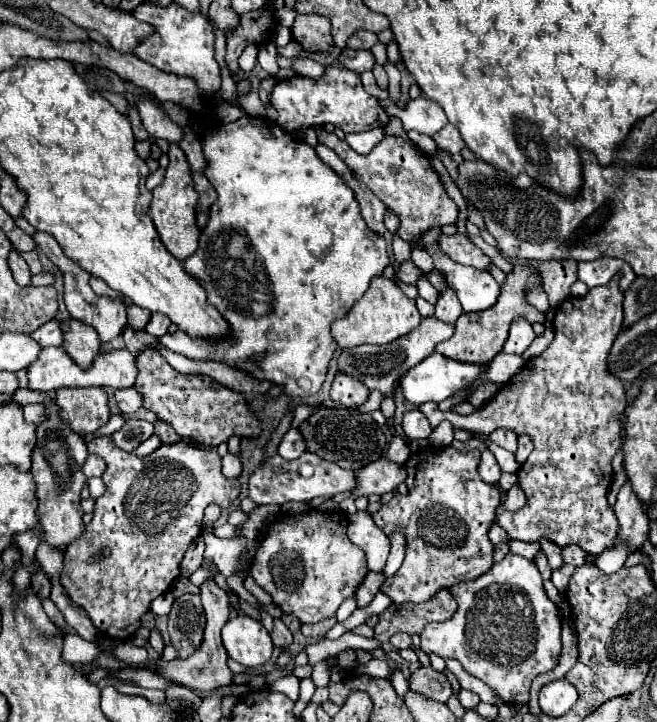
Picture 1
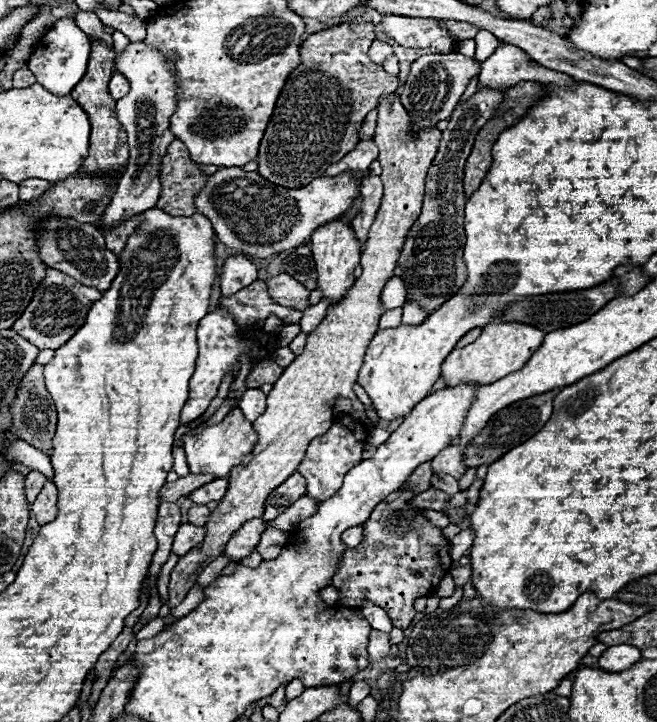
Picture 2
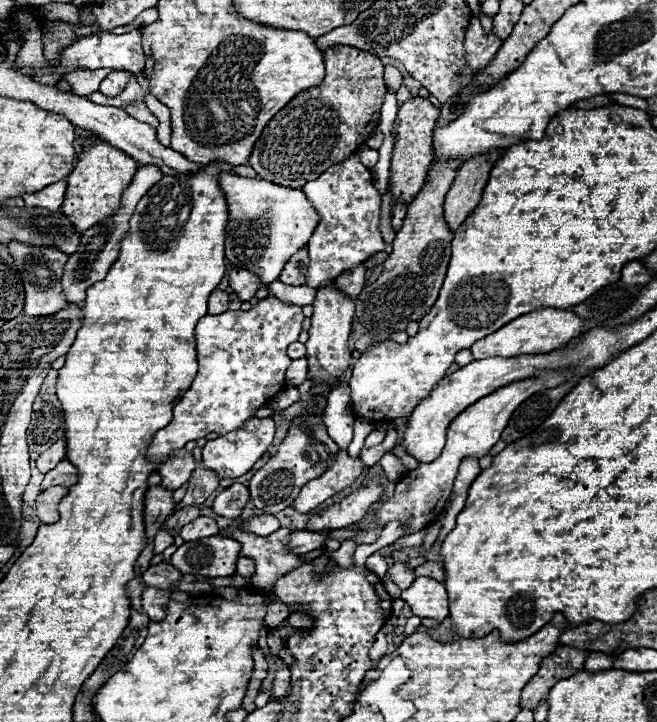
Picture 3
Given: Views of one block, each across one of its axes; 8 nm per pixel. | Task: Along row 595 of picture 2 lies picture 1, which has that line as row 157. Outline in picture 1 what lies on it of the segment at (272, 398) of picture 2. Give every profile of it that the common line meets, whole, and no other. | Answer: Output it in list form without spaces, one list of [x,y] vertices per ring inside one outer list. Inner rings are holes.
[[[172,142],[168,156],[170,156],[170,164],[166,168],[164,182],[152,190],[152,206],[150,206],[148,214],[160,234],[160,240],[172,252],[172,256],[176,256],[178,260],[186,260],[188,256],[192,256],[196,252],[198,238],[200,238],[200,230],[196,226],[198,192],[194,190],[192,170],[188,166],[188,160],[186,160],[186,154],[182,152],[182,148]]]

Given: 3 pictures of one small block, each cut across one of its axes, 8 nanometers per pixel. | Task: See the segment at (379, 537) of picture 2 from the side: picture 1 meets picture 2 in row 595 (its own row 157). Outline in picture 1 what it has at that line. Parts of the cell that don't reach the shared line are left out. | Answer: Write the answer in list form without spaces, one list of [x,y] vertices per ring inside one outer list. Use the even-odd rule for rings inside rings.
[[[320,130],[320,144],[332,148],[346,162],[352,174],[360,182],[364,182],[386,204],[390,212],[394,212],[400,218],[398,236],[402,240],[412,242],[436,226],[442,228],[446,224],[458,222],[460,210],[454,204],[454,200],[446,194],[444,182],[440,180],[438,172],[432,168],[430,158],[418,152],[408,138],[384,136],[384,140],[376,144],[372,152],[366,156],[354,152],[346,140],[340,140],[336,134],[328,134],[326,130]]]

